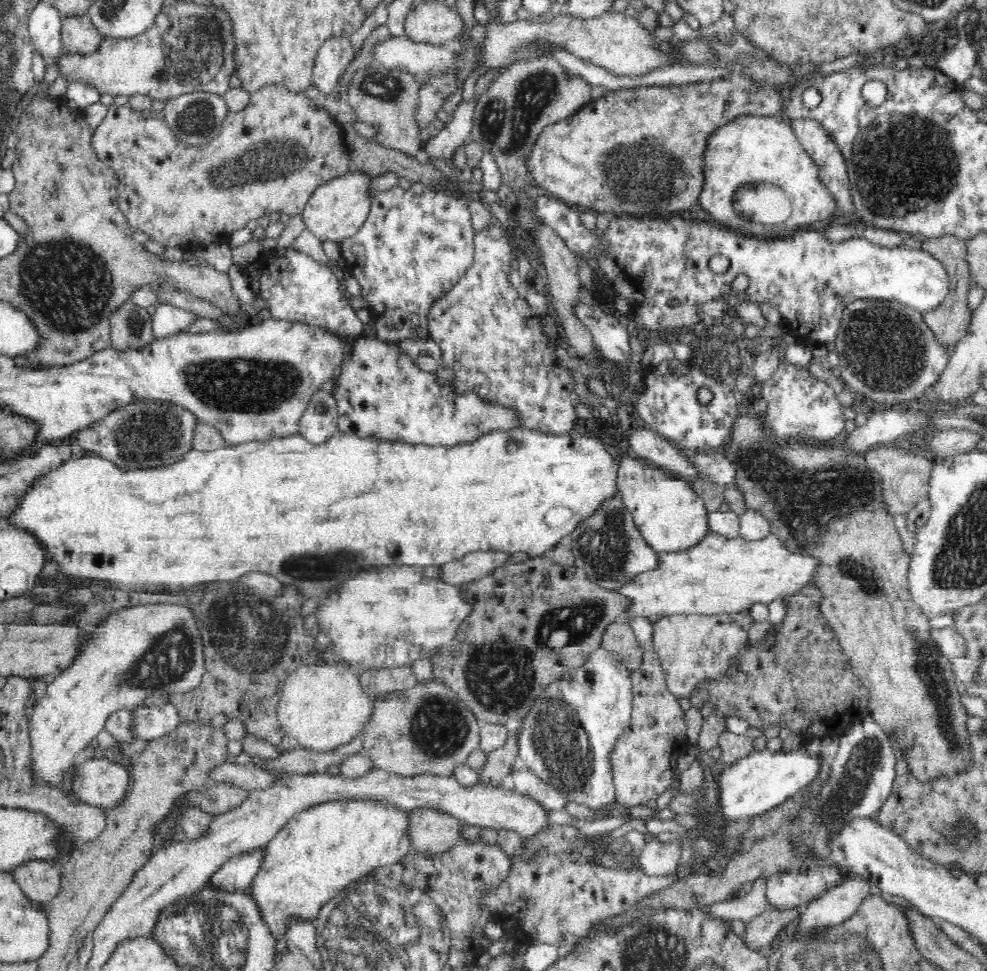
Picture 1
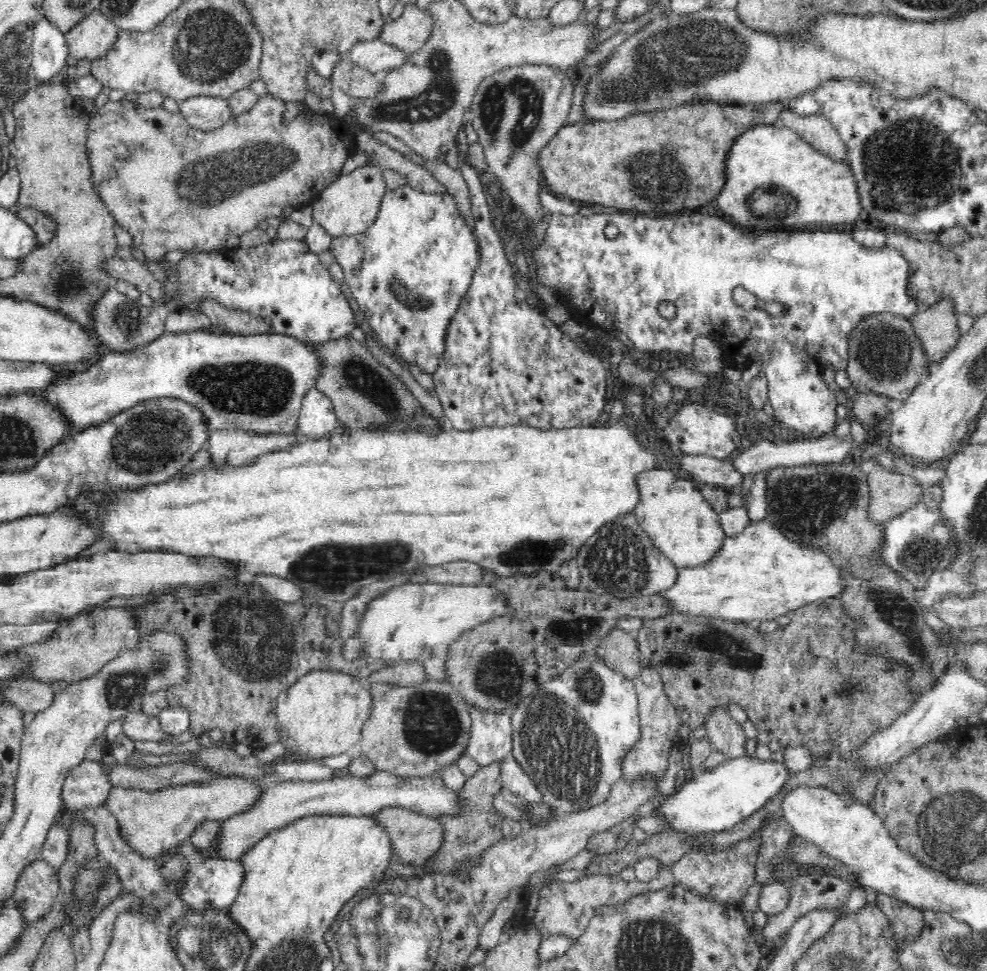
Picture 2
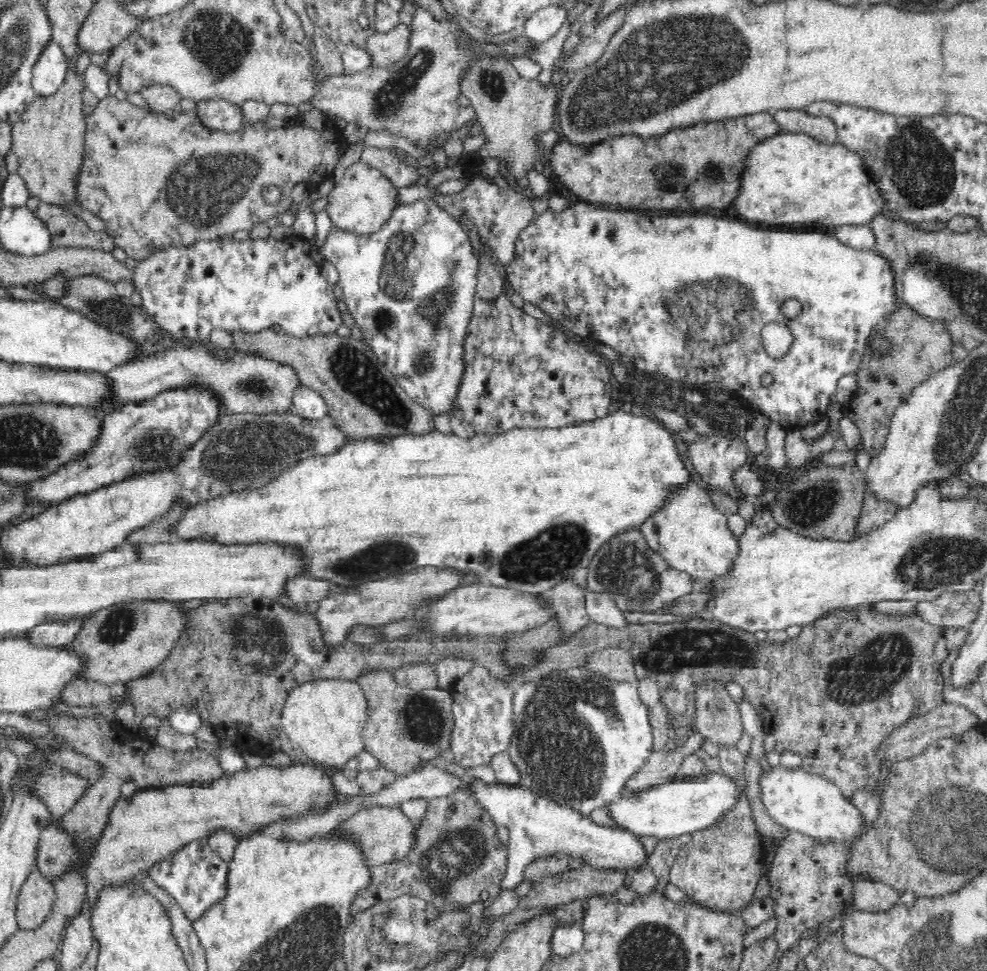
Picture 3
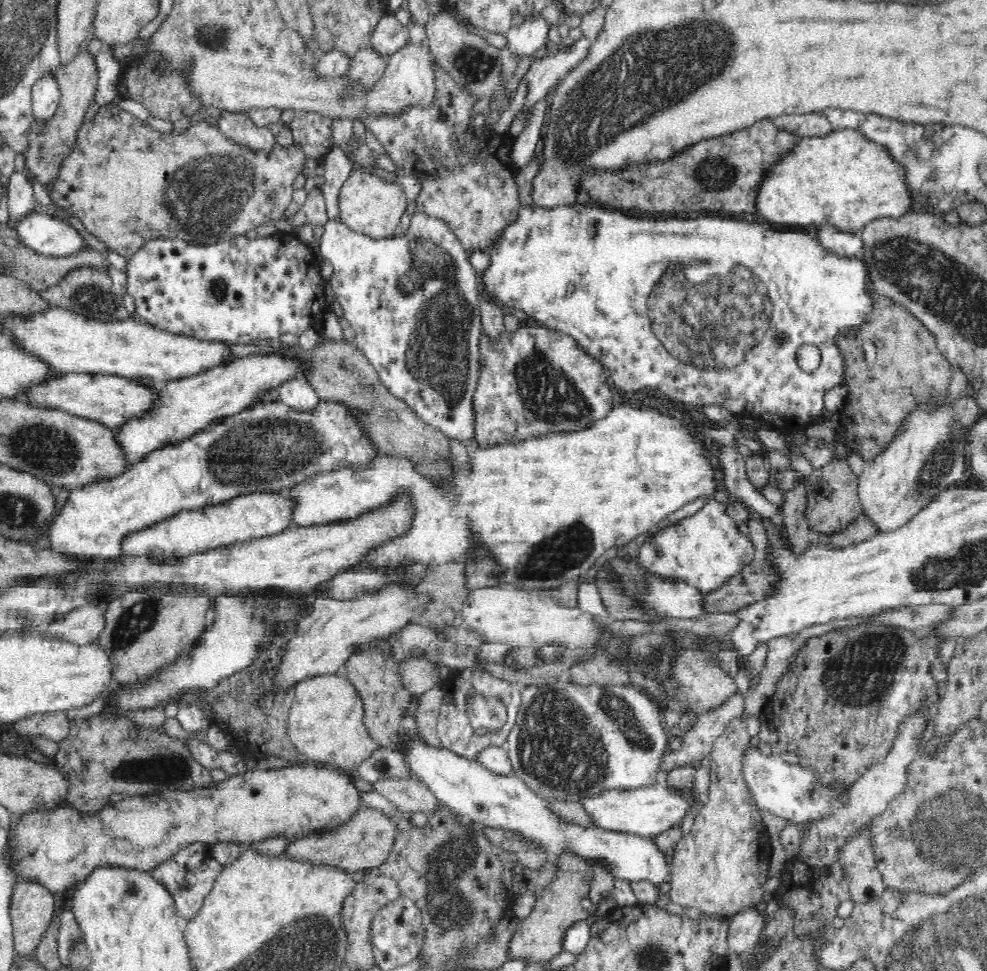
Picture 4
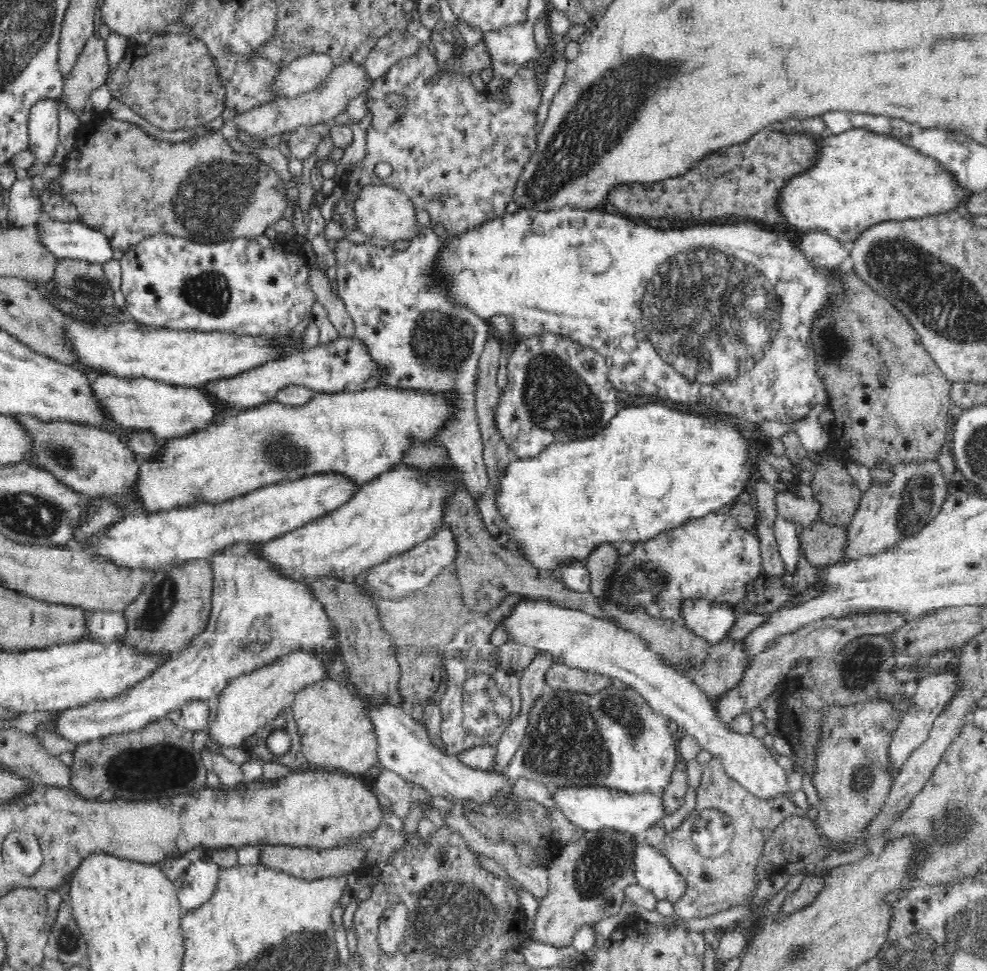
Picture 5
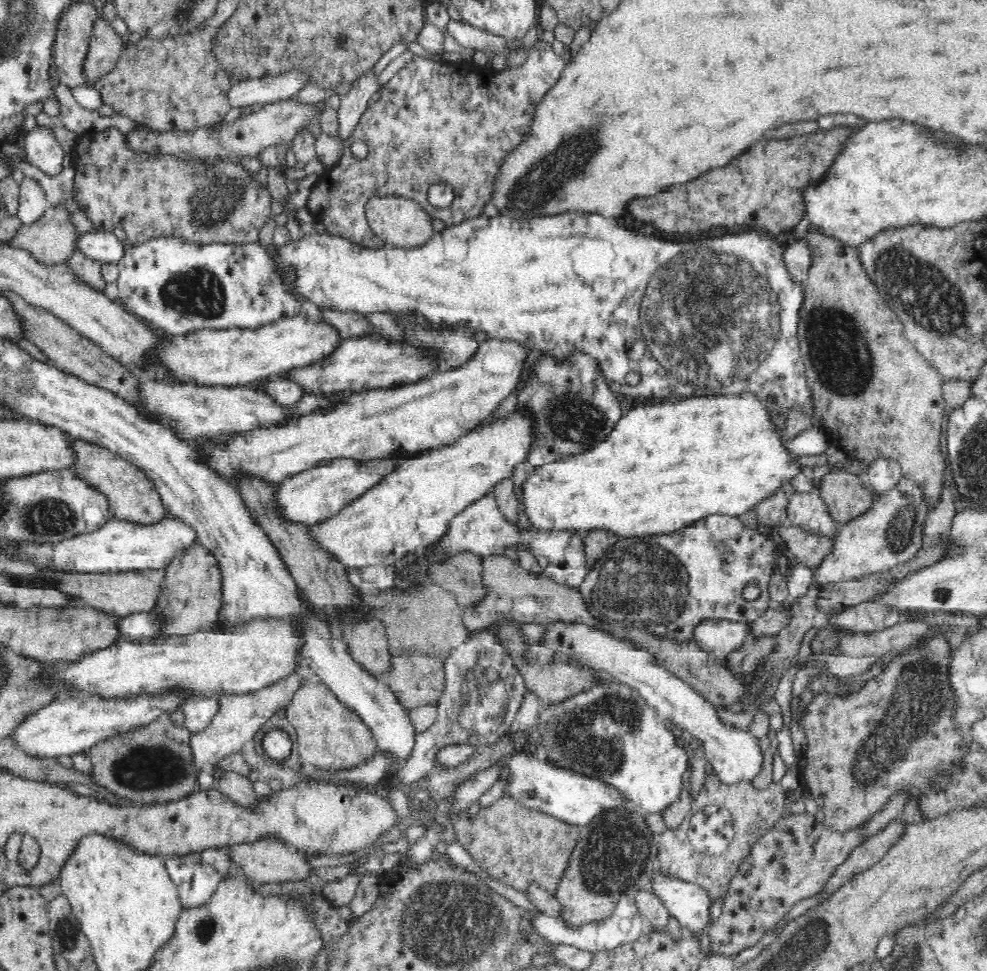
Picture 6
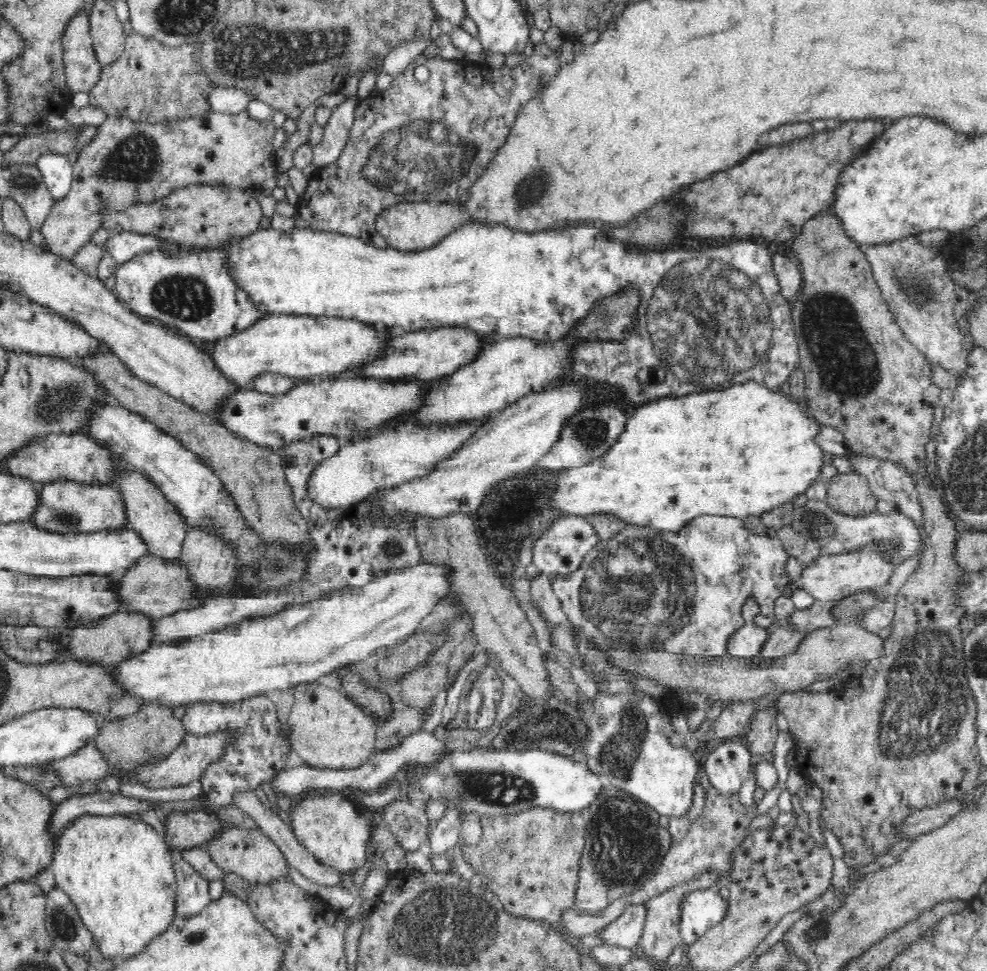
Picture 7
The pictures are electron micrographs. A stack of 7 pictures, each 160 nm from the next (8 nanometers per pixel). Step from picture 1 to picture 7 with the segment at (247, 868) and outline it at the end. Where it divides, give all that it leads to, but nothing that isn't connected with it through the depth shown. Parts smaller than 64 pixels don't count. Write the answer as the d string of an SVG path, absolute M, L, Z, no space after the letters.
M180 855L173 857L173 869L178 883L176 916L194 916L210 902L210 878L196 871Z

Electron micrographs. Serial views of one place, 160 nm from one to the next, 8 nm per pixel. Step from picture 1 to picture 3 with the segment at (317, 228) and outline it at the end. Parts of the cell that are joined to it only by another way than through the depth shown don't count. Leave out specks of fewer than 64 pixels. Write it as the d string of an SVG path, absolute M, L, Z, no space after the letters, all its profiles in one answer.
M361 160L345 170L342 180L327 196L324 211L332 221L333 229L356 235L378 232L398 204L398 188L380 170Z

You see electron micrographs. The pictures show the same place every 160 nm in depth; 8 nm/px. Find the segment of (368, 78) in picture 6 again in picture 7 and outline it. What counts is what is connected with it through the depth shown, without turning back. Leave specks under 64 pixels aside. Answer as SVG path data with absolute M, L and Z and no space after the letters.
M358 96L348 97L333 108L330 120L324 128L322 142L318 146L312 146L313 164L318 170L336 163L342 154L349 140L359 100Z

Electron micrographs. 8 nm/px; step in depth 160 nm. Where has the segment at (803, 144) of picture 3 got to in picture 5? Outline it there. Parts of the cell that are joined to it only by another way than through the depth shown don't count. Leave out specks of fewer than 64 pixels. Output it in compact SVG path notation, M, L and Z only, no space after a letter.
M853 128L835 135L827 133L816 143L817 159L813 161L812 166L792 175L777 192L778 200L776 200L776 205L778 205L778 212L782 215L782 220L786 220L788 224L794 226L800 233L823 230L823 232L828 232L828 234L834 236L838 241L854 241L864 230L868 230L870 226L874 226L876 223L888 222L888 220L918 219L926 216L930 217L932 214L946 214L946 212L952 212L957 206L960 206L961 201L964 204L969 199L969 192L957 188L948 172L945 172L935 160L927 158L927 156L916 152L913 148L905 146L895 138L873 134L873 132L868 132L861 128Z

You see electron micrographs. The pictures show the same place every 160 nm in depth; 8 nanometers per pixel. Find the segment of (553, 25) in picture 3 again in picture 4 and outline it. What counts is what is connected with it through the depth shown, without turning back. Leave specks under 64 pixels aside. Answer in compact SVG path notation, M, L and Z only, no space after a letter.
M542 14L527 16L522 20L522 24L514 25L506 32L504 53L518 58L540 54L548 40L548 32L550 26Z

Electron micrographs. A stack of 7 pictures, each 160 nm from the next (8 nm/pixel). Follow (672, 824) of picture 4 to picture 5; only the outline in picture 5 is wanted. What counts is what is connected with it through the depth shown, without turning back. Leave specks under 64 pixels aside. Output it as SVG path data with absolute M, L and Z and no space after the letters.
M604 786L560 788L552 793L554 793L552 797L554 797L556 805L562 809L562 812L565 812L565 816L573 824L584 828L587 832L610 829L642 837L667 817L660 793L656 794L650 791L629 793Z

